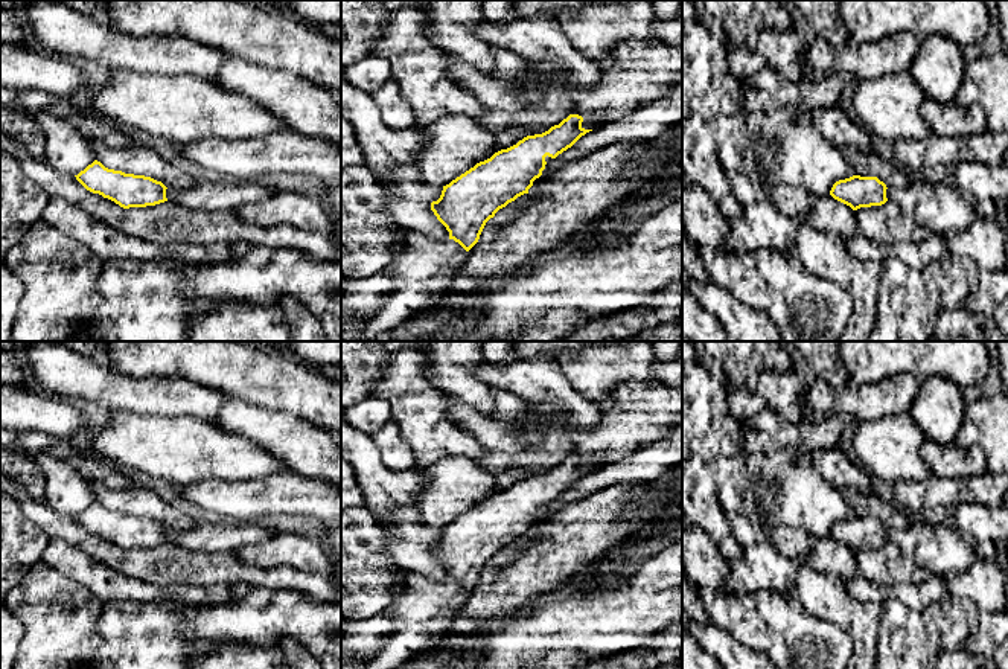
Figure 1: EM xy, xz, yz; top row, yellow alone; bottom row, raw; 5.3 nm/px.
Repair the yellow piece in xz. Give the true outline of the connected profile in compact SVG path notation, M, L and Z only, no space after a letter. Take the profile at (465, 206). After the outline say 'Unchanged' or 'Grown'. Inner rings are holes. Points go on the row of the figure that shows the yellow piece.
M569 114L548 131L524 137L443 186L431 210L449 236L440 239L416 230L397 233L391 262L384 270L394 288L385 296L385 305L367 317L361 341L373 341L397 328L445 293L446 280L463 265L486 222L499 209L528 194L547 163L592 131L585 130L582 122L582 116Z. Grown

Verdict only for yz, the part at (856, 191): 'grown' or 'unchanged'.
unchanged

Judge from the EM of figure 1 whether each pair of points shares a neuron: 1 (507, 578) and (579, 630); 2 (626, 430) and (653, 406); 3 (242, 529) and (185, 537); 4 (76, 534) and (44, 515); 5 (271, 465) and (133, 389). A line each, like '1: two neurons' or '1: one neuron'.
1: two neurons
2: one neuron
3: one neuron
4: one neuron
5: two neurons

